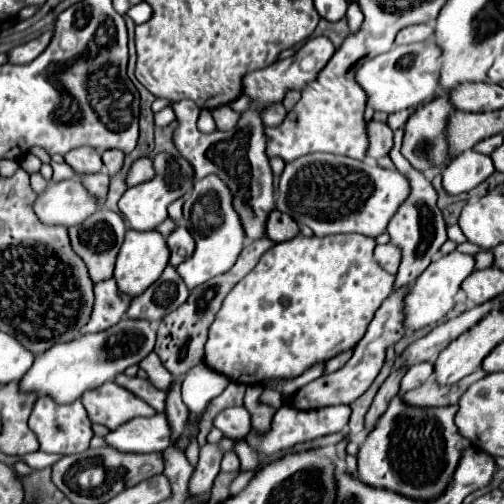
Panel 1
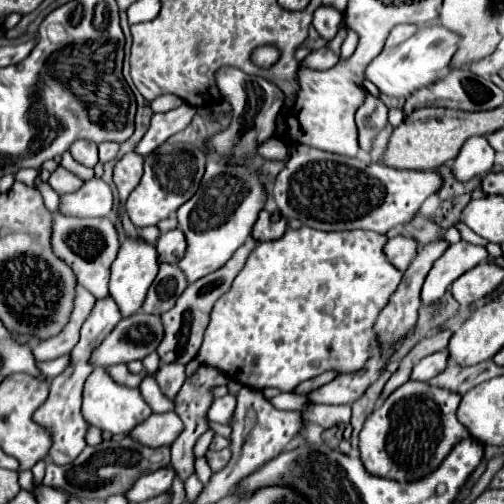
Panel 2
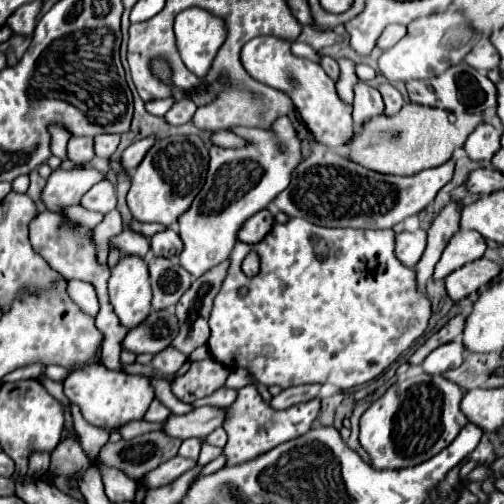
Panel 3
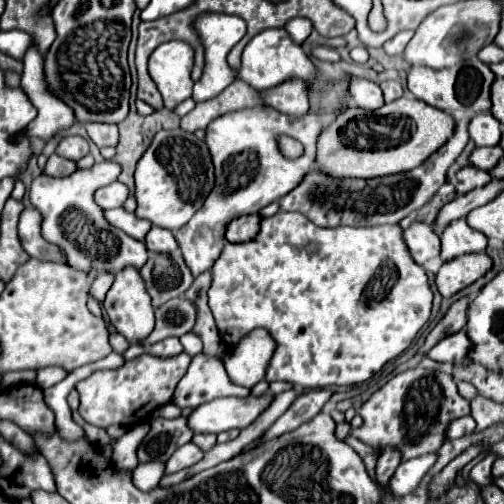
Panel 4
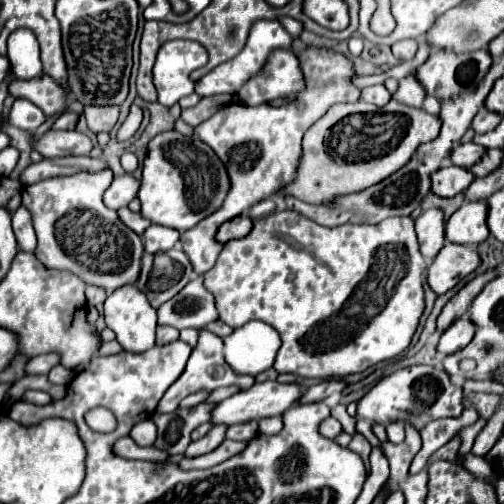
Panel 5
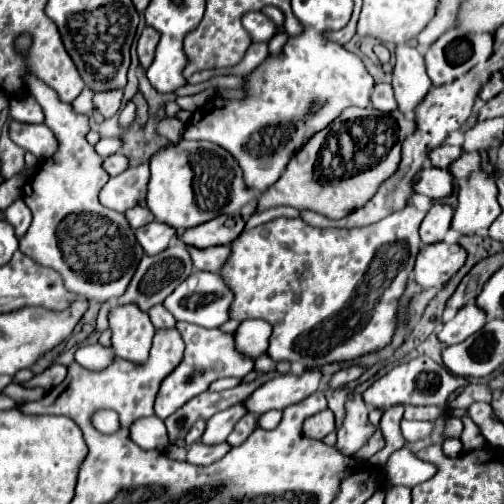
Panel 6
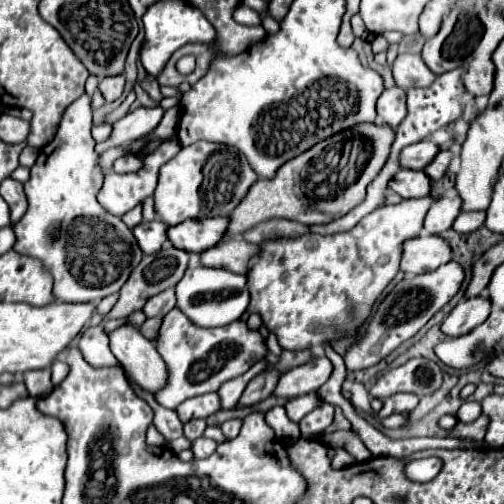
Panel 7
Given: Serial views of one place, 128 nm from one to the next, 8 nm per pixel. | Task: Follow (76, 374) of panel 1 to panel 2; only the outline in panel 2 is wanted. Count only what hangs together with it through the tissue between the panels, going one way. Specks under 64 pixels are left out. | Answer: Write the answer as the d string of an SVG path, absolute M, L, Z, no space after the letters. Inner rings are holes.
M136 312L116 324L116 328L102 340L102 344L94 348L88 362L94 368L108 370L116 364L142 360L158 348L162 338L164 330L160 316ZM70 354L66 356L60 356L60 358L54 358L54 360L46 360L46 362L38 362L36 368L40 370L40 376L46 378L46 380L52 380L56 378L58 374L62 374L68 366L70 366Z

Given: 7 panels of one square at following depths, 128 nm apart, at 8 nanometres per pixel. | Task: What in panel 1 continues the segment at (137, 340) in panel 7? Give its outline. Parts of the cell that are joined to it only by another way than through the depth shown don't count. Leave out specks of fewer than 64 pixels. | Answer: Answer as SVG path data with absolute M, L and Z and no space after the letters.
M128 230L126 240L118 252L116 270L114 270L114 278L116 278L118 288L132 298L142 294L152 282L156 282L160 278L162 270L168 266L168 260L170 260L168 244L166 244L166 238L160 236L158 230L144 230L144 232Z

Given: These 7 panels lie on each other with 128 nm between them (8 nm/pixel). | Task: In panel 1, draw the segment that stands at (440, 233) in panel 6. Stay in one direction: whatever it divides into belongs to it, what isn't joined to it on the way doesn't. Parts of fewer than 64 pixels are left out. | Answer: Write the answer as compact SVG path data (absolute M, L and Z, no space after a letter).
M392 244L376 246L374 258L376 258L376 262L378 262L388 274L396 274L398 264L400 264L400 250L398 250L396 246L392 246Z

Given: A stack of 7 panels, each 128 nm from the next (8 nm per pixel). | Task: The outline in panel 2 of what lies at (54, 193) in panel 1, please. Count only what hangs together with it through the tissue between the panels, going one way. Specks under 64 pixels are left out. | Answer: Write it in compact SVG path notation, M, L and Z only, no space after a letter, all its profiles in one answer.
M92 178L84 182L80 190L70 192L68 196L60 196L58 212L64 216L74 216L74 218L108 216L112 212L110 186L100 178Z

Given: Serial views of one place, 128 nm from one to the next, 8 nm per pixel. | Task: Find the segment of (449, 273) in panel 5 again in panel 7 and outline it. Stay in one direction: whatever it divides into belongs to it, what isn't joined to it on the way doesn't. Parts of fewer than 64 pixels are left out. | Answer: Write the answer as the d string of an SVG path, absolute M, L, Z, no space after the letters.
M422 234L404 244L404 254L400 262L400 270L408 276L418 276L424 272L432 272L452 260L452 248L440 236Z

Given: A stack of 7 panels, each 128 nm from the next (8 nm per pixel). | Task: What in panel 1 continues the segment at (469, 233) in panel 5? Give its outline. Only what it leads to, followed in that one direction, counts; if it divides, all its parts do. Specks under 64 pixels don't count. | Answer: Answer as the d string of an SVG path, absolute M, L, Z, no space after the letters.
M450 252L438 260L434 260L410 286L410 292L404 298L404 330L418 332L424 326L430 326L434 322L444 320L444 316L454 308L454 296L460 290L462 282L472 274L474 268L474 256Z

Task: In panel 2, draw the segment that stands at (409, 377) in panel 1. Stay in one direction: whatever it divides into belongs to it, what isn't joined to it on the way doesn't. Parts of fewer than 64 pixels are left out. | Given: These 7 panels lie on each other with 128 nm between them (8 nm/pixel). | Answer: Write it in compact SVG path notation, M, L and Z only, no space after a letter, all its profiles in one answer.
M434 352L434 354L422 358L422 360L414 366L414 370L412 370L412 374L410 374L410 380L426 382L426 380L430 380L432 376L440 374L440 372L446 368L446 364L448 364L448 352Z

